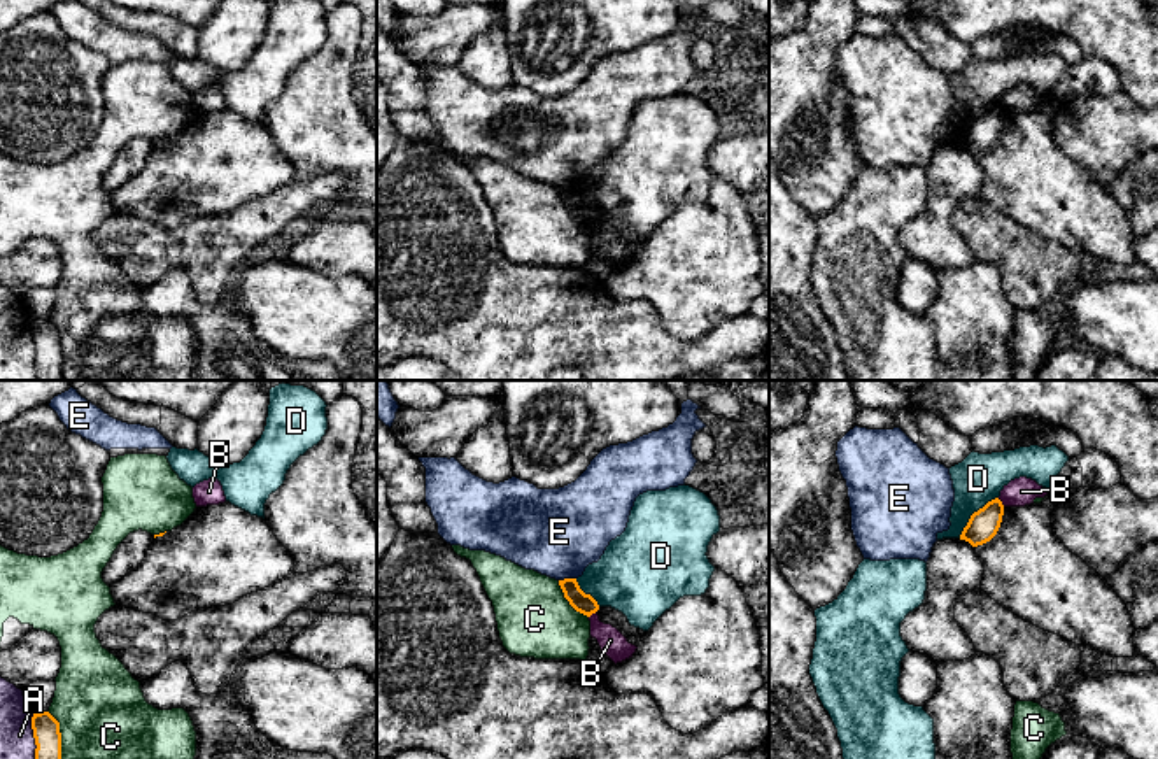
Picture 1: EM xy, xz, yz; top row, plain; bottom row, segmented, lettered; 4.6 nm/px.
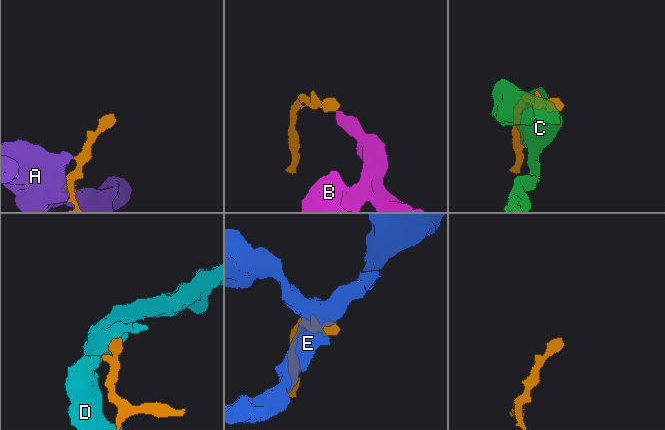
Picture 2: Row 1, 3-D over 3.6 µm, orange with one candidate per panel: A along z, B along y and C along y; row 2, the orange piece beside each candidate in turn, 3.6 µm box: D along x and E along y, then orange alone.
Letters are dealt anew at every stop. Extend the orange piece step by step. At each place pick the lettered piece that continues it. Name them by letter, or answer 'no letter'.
no letter

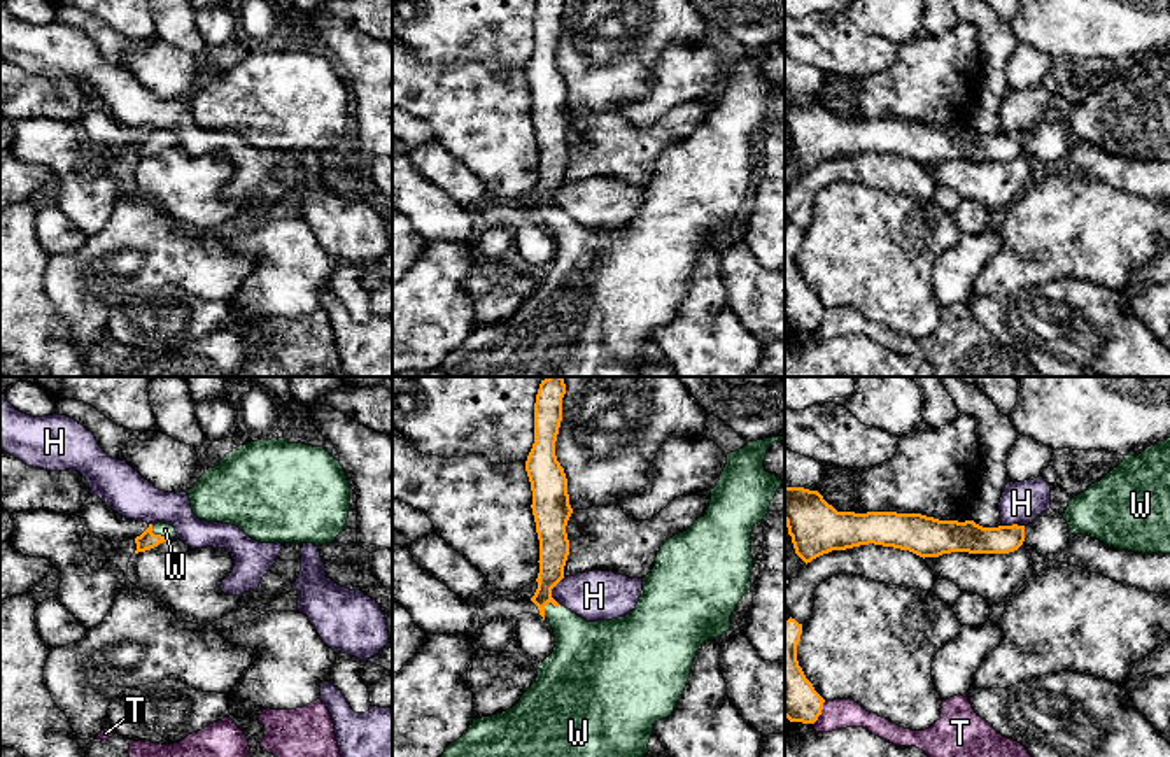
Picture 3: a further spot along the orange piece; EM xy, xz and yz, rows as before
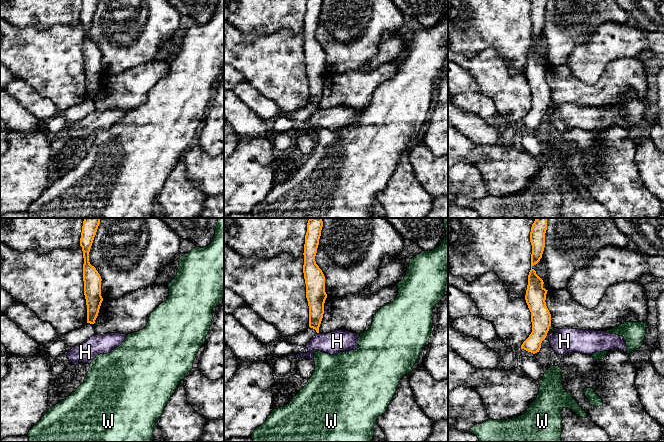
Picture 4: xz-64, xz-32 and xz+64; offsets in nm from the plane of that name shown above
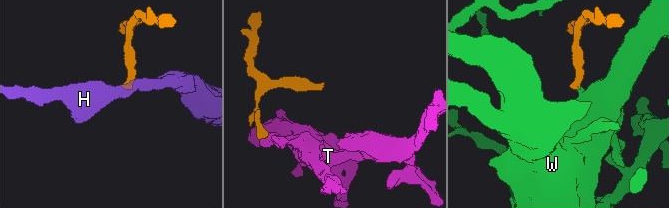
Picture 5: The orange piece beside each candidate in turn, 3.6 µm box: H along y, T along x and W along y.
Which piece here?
W

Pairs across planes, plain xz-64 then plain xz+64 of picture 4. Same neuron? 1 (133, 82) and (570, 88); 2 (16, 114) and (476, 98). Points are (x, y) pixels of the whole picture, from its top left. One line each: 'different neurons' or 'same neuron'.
1: same neuron
2: different neurons

